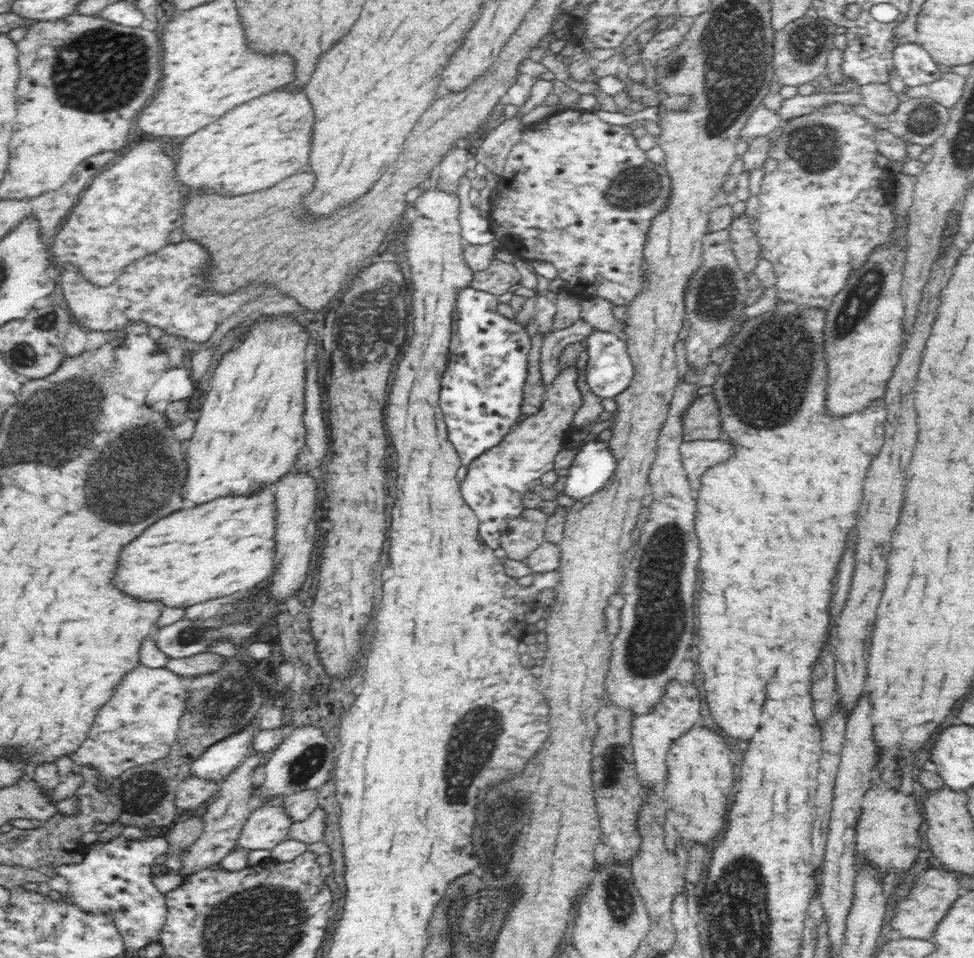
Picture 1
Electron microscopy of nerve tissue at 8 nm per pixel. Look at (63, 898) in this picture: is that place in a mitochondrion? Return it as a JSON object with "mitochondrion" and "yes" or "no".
{"mitochondrion":"no"}

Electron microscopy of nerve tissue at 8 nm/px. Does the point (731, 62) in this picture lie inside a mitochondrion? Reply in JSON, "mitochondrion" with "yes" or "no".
{"mitochondrion":"yes"}

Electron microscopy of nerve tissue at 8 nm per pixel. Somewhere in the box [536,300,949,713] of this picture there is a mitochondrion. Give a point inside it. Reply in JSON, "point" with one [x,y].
{"point":[784,348]}

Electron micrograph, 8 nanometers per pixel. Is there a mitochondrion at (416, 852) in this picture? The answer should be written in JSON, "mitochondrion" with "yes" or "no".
{"mitochondrion":"no"}

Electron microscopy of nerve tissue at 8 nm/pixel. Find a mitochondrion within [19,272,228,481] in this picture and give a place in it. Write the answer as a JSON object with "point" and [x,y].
{"point":[46,323]}

